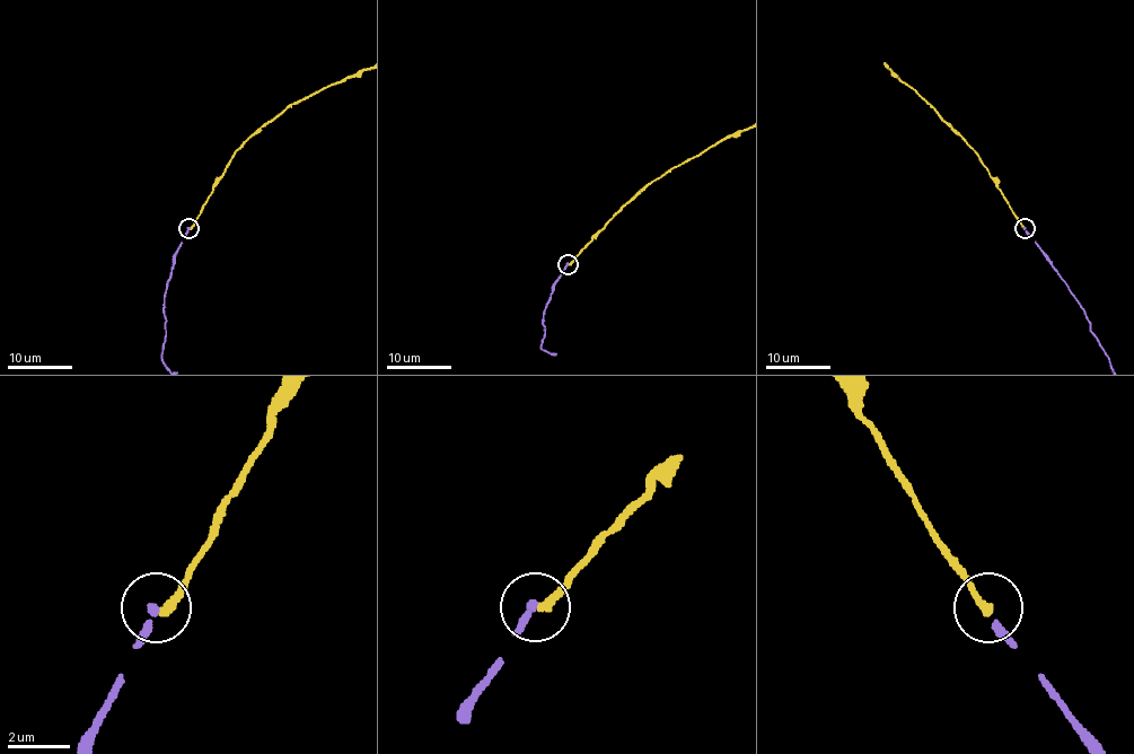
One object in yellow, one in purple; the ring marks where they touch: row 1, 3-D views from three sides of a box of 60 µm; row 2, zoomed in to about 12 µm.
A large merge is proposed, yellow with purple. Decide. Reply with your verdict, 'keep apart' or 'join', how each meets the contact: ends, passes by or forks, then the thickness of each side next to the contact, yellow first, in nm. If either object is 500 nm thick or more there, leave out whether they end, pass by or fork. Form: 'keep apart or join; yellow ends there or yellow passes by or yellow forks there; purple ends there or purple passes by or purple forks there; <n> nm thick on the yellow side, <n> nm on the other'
keep apart; yellow ends there; purple ends there; 240 nm thick on the yellow side, 220 nm on the other

